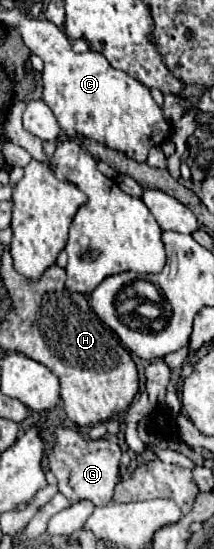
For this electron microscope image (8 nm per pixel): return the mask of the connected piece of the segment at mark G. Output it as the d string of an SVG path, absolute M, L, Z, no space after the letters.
M56 427L54 437L56 437L54 447L46 457L46 467L56 475L58 491L70 503L78 503L82 499L88 499L94 505L110 503L114 485L118 481L118 465L120 465L120 453L122 453L118 443L106 437L86 439L78 431L68 427Z

